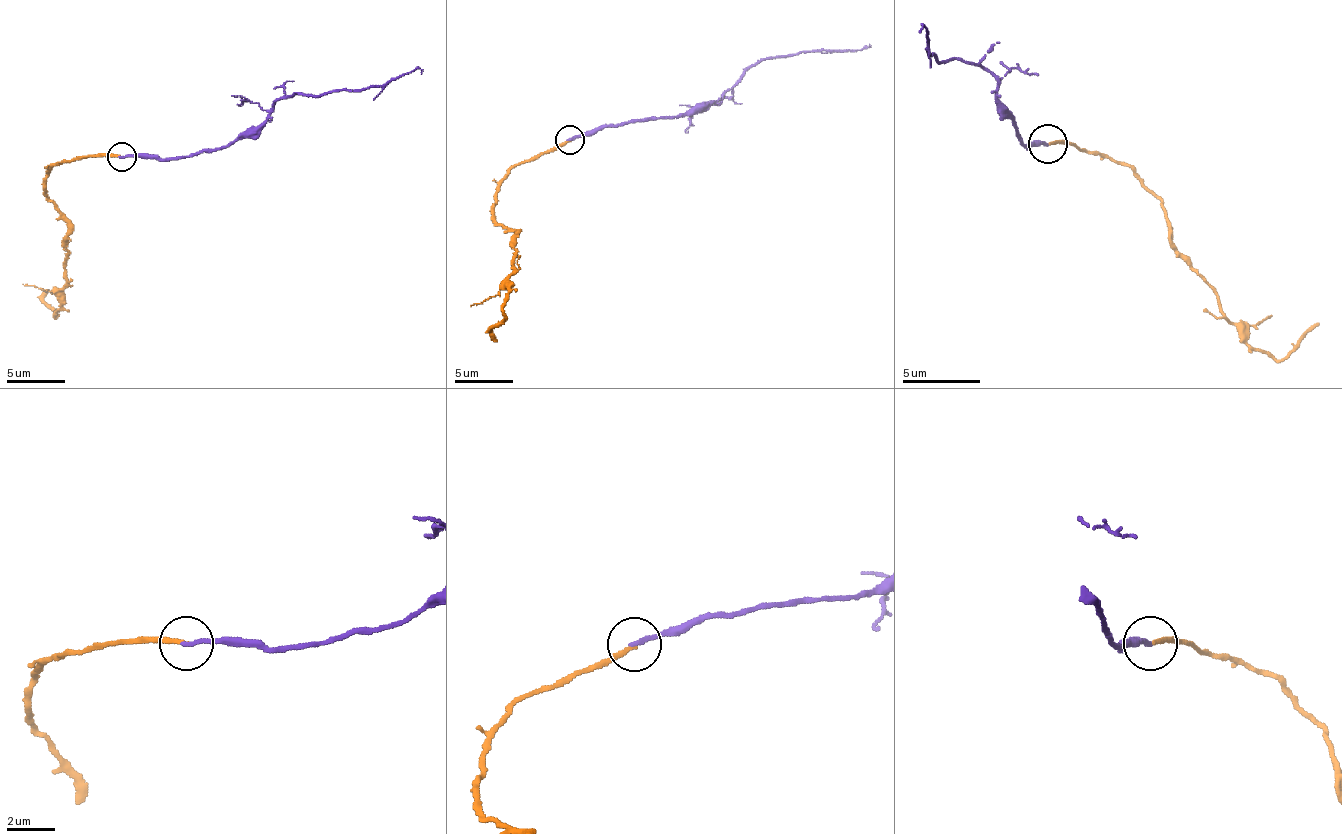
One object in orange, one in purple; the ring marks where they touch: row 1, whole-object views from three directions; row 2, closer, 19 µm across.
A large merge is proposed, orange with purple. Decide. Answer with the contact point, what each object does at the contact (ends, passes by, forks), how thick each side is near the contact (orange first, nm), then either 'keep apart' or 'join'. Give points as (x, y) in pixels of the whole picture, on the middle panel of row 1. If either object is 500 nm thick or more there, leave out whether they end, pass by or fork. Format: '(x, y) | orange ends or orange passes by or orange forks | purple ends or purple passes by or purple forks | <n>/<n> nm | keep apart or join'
(569, 140) | orange ends | purple ends | 180/180 nm | join

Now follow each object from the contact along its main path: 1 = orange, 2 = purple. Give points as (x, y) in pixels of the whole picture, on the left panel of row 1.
1: (122, 156), (73, 158), (49, 170), (46, 193), (67, 225), (67, 280), (55, 318), (44, 300), (49, 289)
2: (122, 156), (177, 158), (229, 147), (246, 138), (281, 98), (368, 89), (412, 71), (423, 71)

